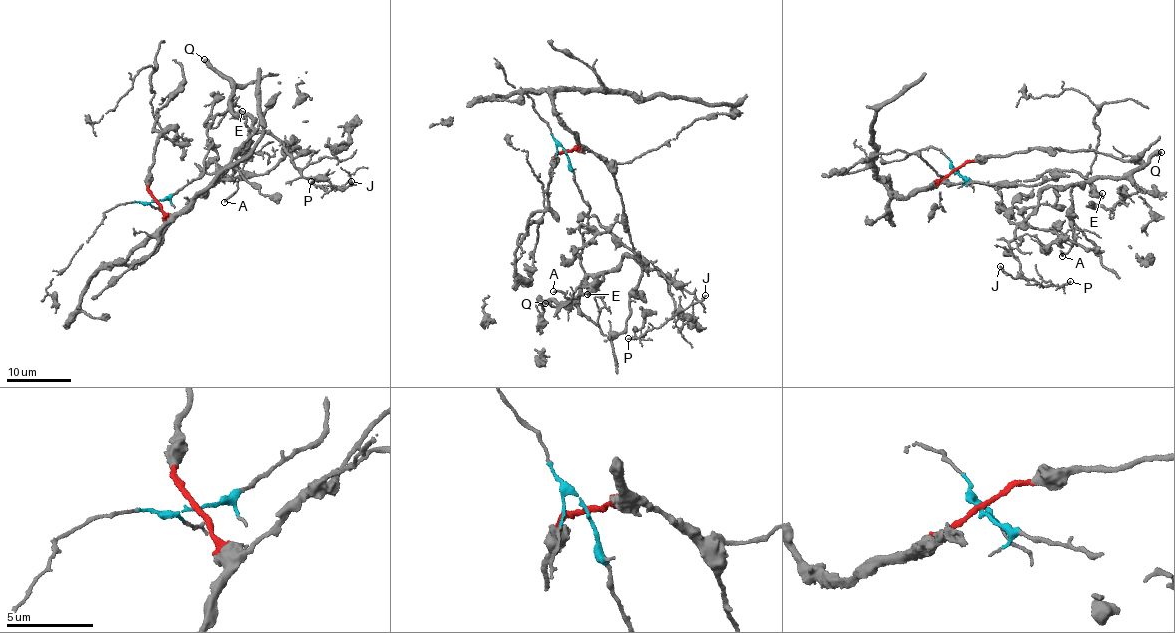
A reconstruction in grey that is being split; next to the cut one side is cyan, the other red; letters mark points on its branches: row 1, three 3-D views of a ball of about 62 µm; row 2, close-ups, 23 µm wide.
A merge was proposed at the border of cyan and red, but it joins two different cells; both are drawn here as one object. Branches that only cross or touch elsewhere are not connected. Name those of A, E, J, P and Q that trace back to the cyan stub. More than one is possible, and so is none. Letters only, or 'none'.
A, E, J, P, Q

